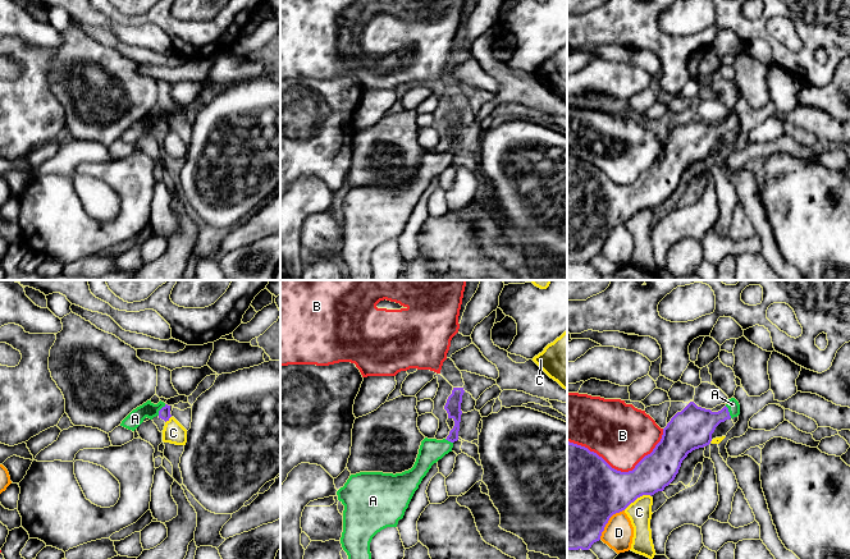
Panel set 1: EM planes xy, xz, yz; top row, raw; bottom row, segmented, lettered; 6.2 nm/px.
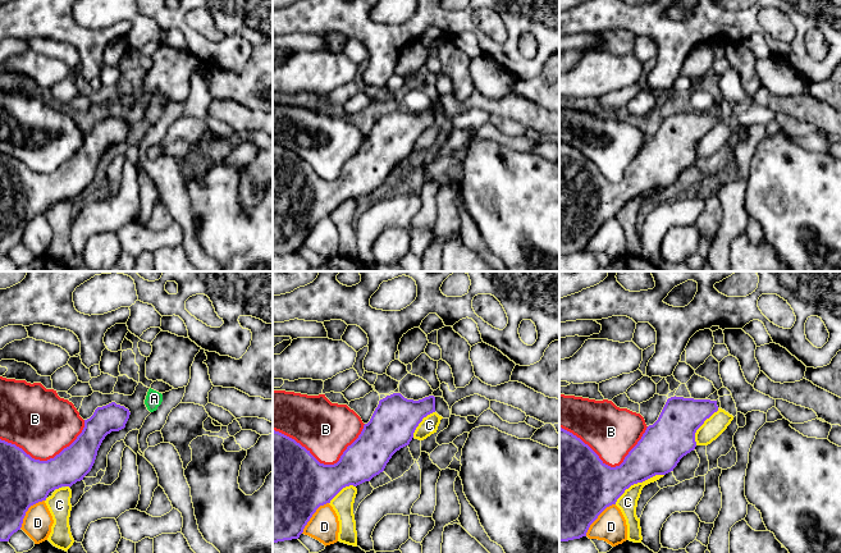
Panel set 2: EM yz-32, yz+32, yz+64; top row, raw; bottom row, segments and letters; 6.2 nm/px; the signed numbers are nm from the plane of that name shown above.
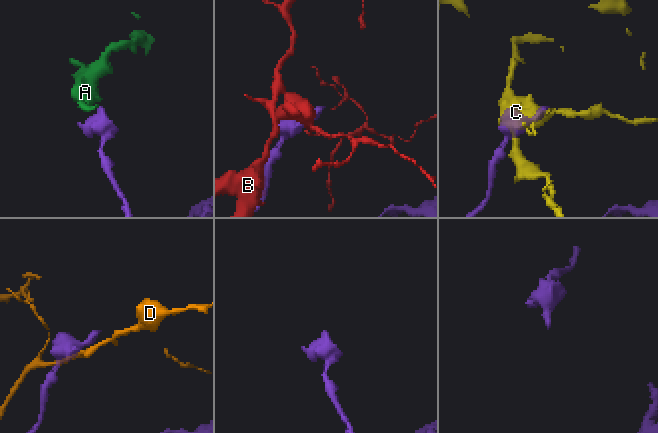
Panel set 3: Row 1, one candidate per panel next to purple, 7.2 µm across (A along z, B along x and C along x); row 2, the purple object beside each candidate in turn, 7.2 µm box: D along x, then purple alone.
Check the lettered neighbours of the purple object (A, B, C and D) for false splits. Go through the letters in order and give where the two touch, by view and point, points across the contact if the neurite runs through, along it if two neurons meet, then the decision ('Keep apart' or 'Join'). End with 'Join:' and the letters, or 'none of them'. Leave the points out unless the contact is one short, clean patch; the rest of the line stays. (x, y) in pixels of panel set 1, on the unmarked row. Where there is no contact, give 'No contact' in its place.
A: Touches purple at xy (160, 123). Path across: xy (164, 127), (160, 123), (145, 123), (135, 132). Join
B: Touches purple at yz (620, 184). Keep apart
C: Touches purple at yz (636, 211). Keep apart
D: Touches purple at yz (607, 236). Keep apart
Join: A

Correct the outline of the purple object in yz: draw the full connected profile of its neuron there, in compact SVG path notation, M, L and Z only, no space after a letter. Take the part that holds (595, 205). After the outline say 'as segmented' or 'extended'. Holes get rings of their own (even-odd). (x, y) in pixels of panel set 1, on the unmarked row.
M735 111L718 125L690 115L663 142L653 165L629 185L617 184L597 166L567 155L567 264L589 264L613 228L643 209L663 205L687 168L709 159L716 141L739 128Z; extended

